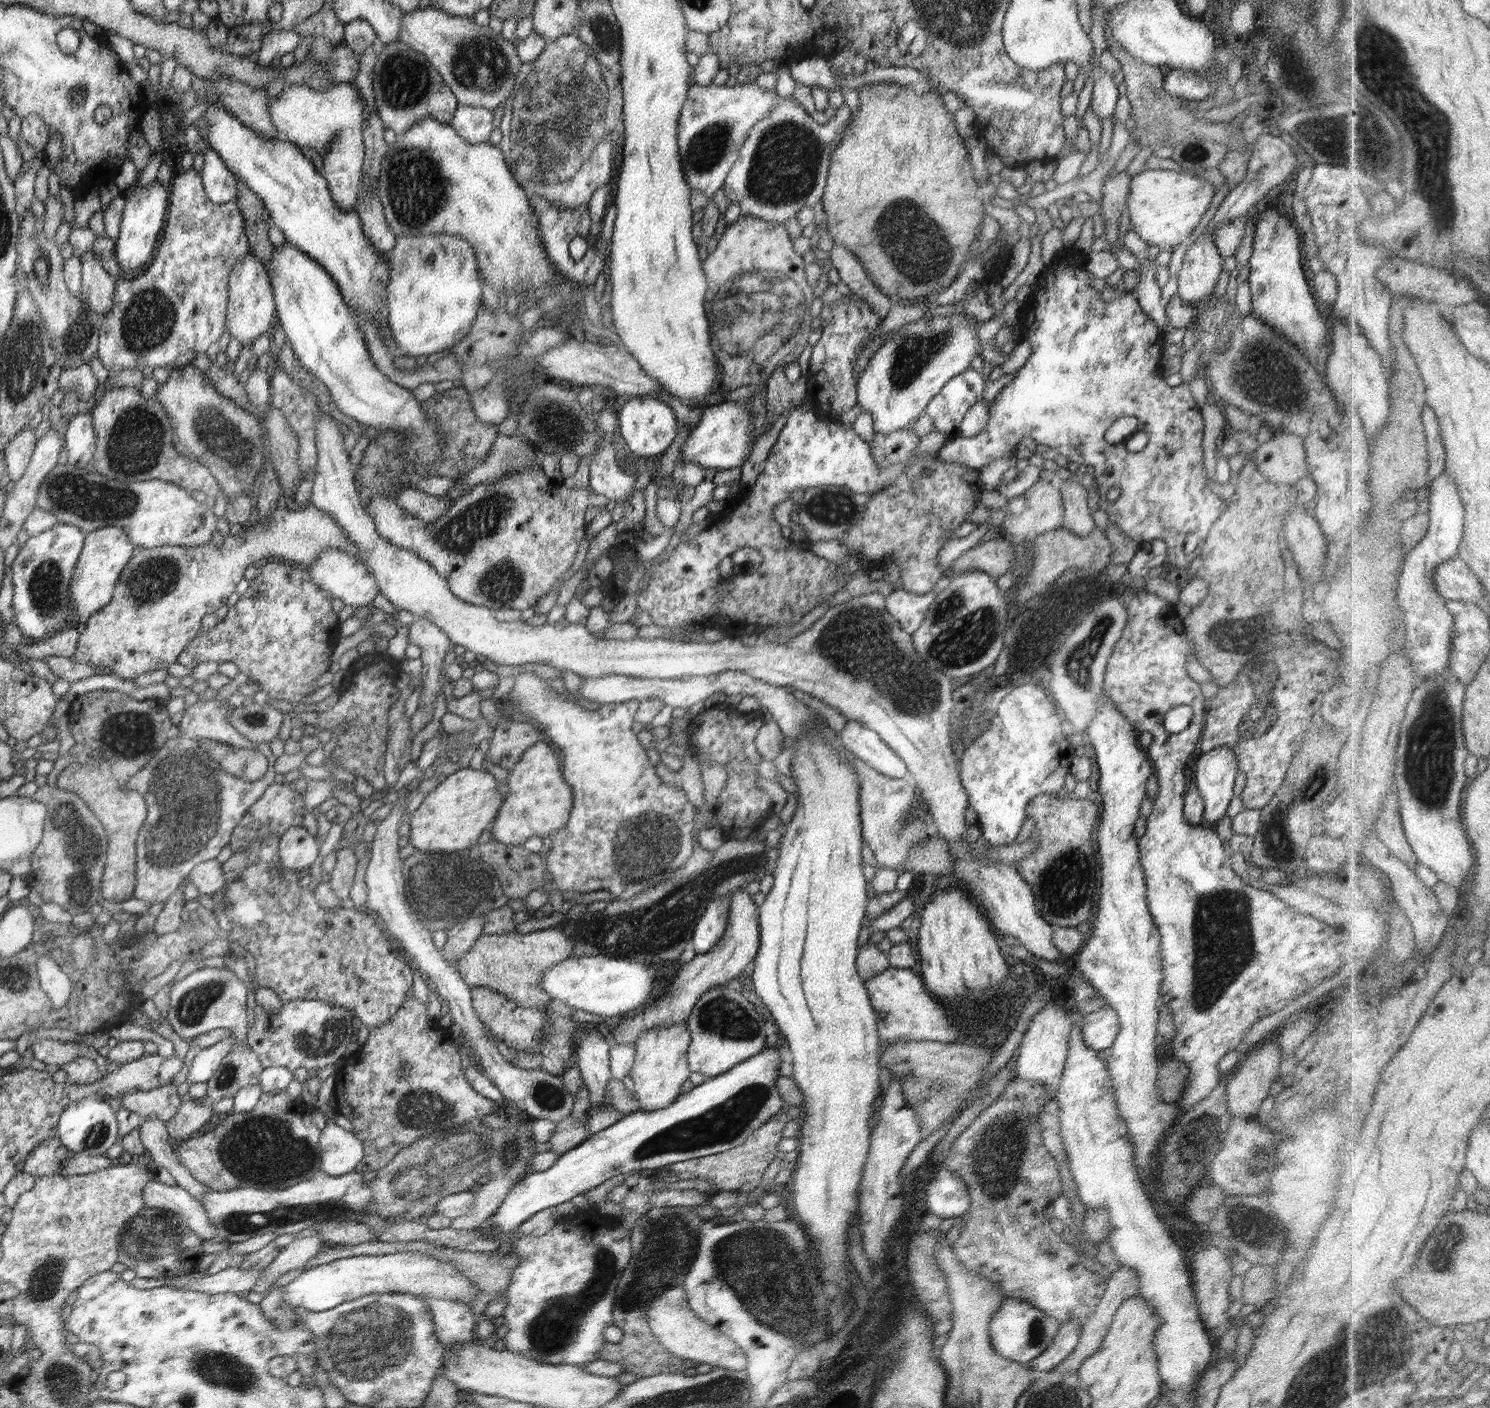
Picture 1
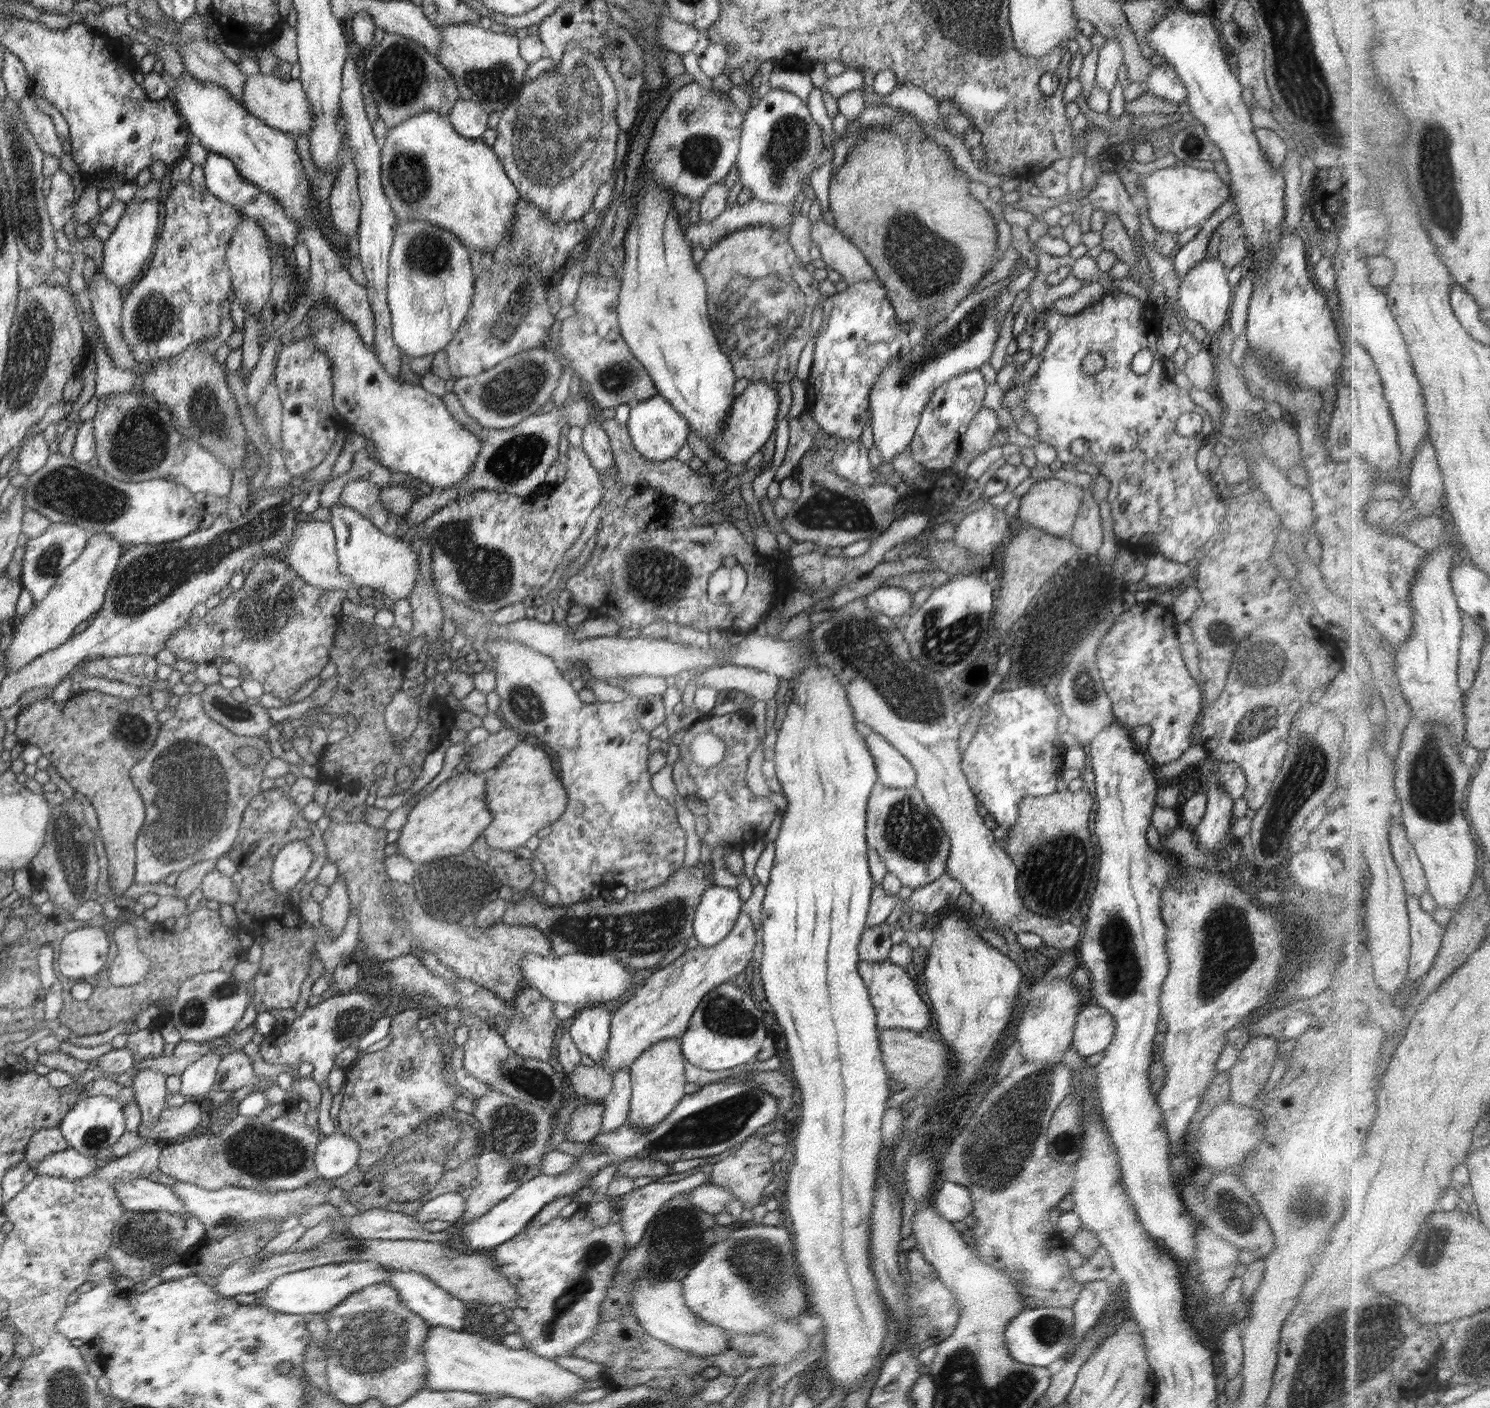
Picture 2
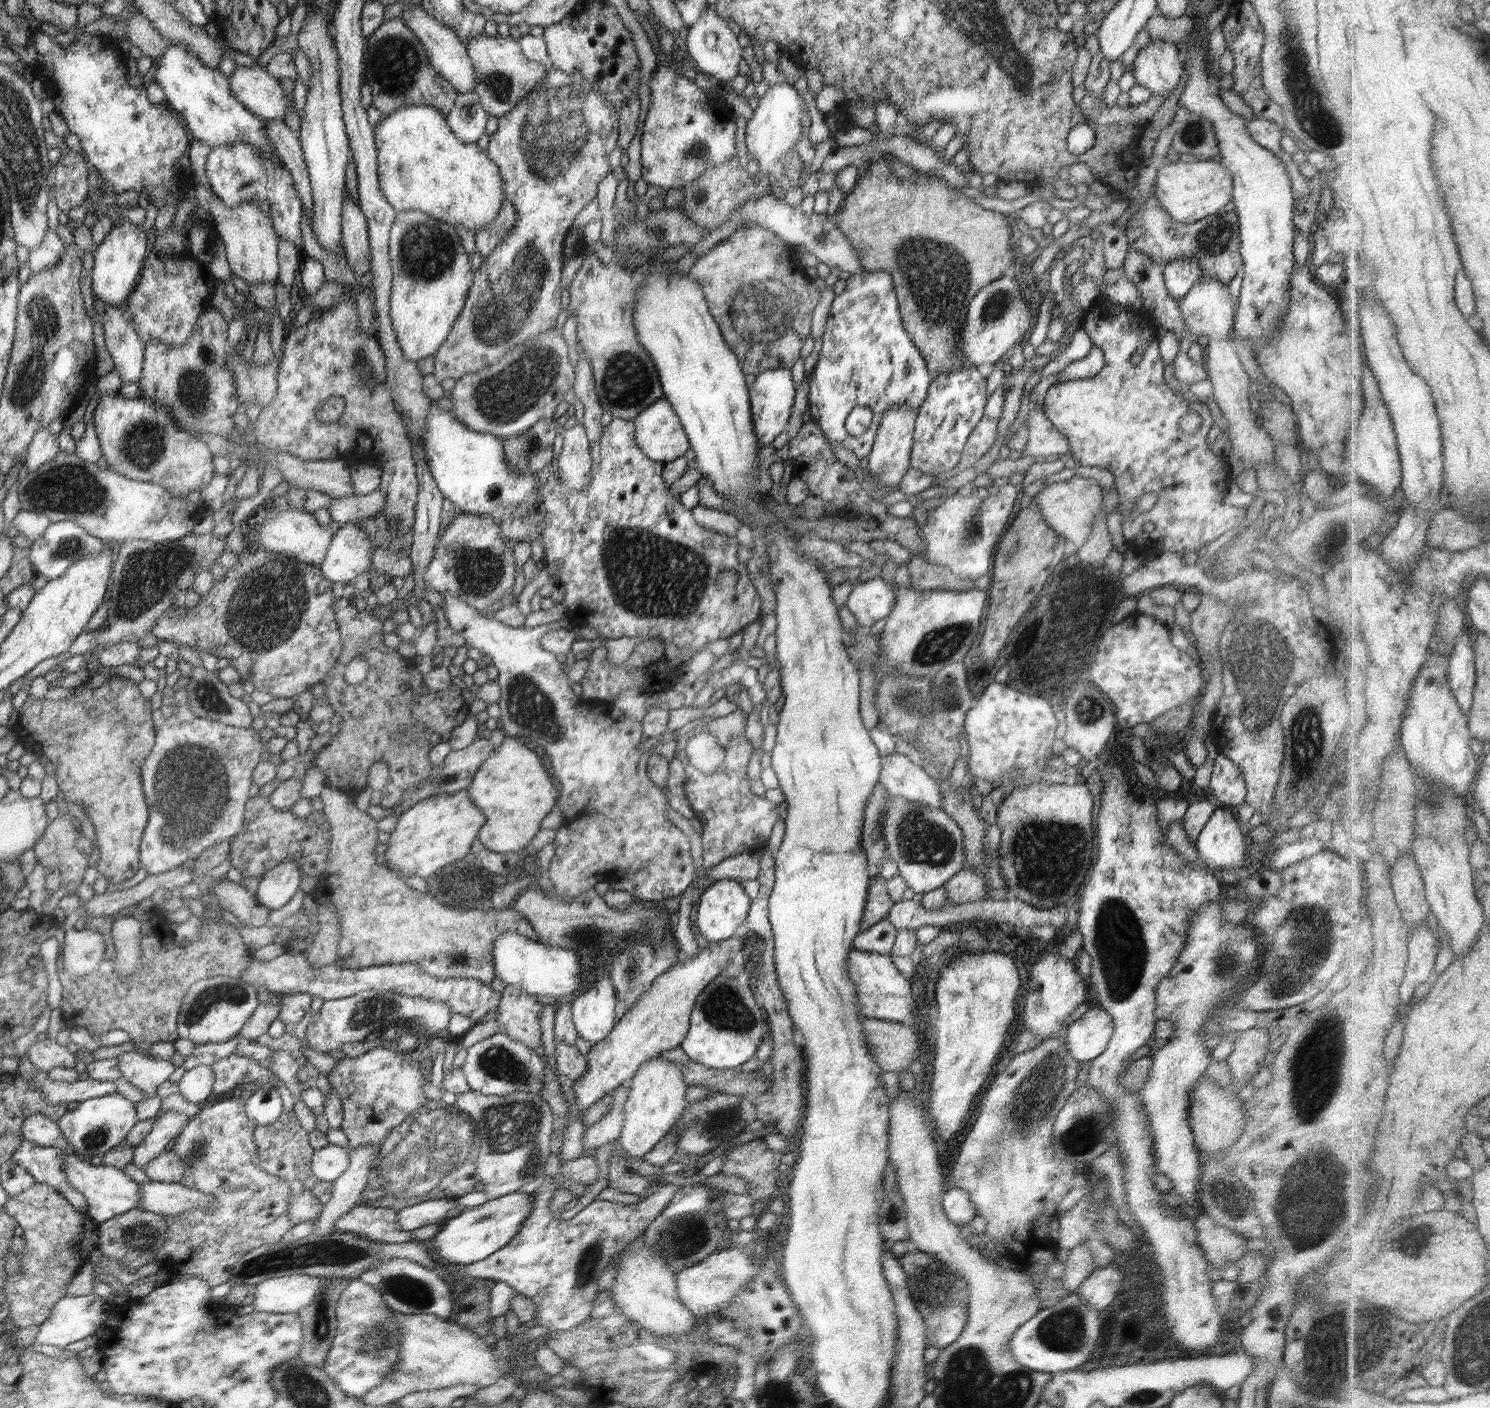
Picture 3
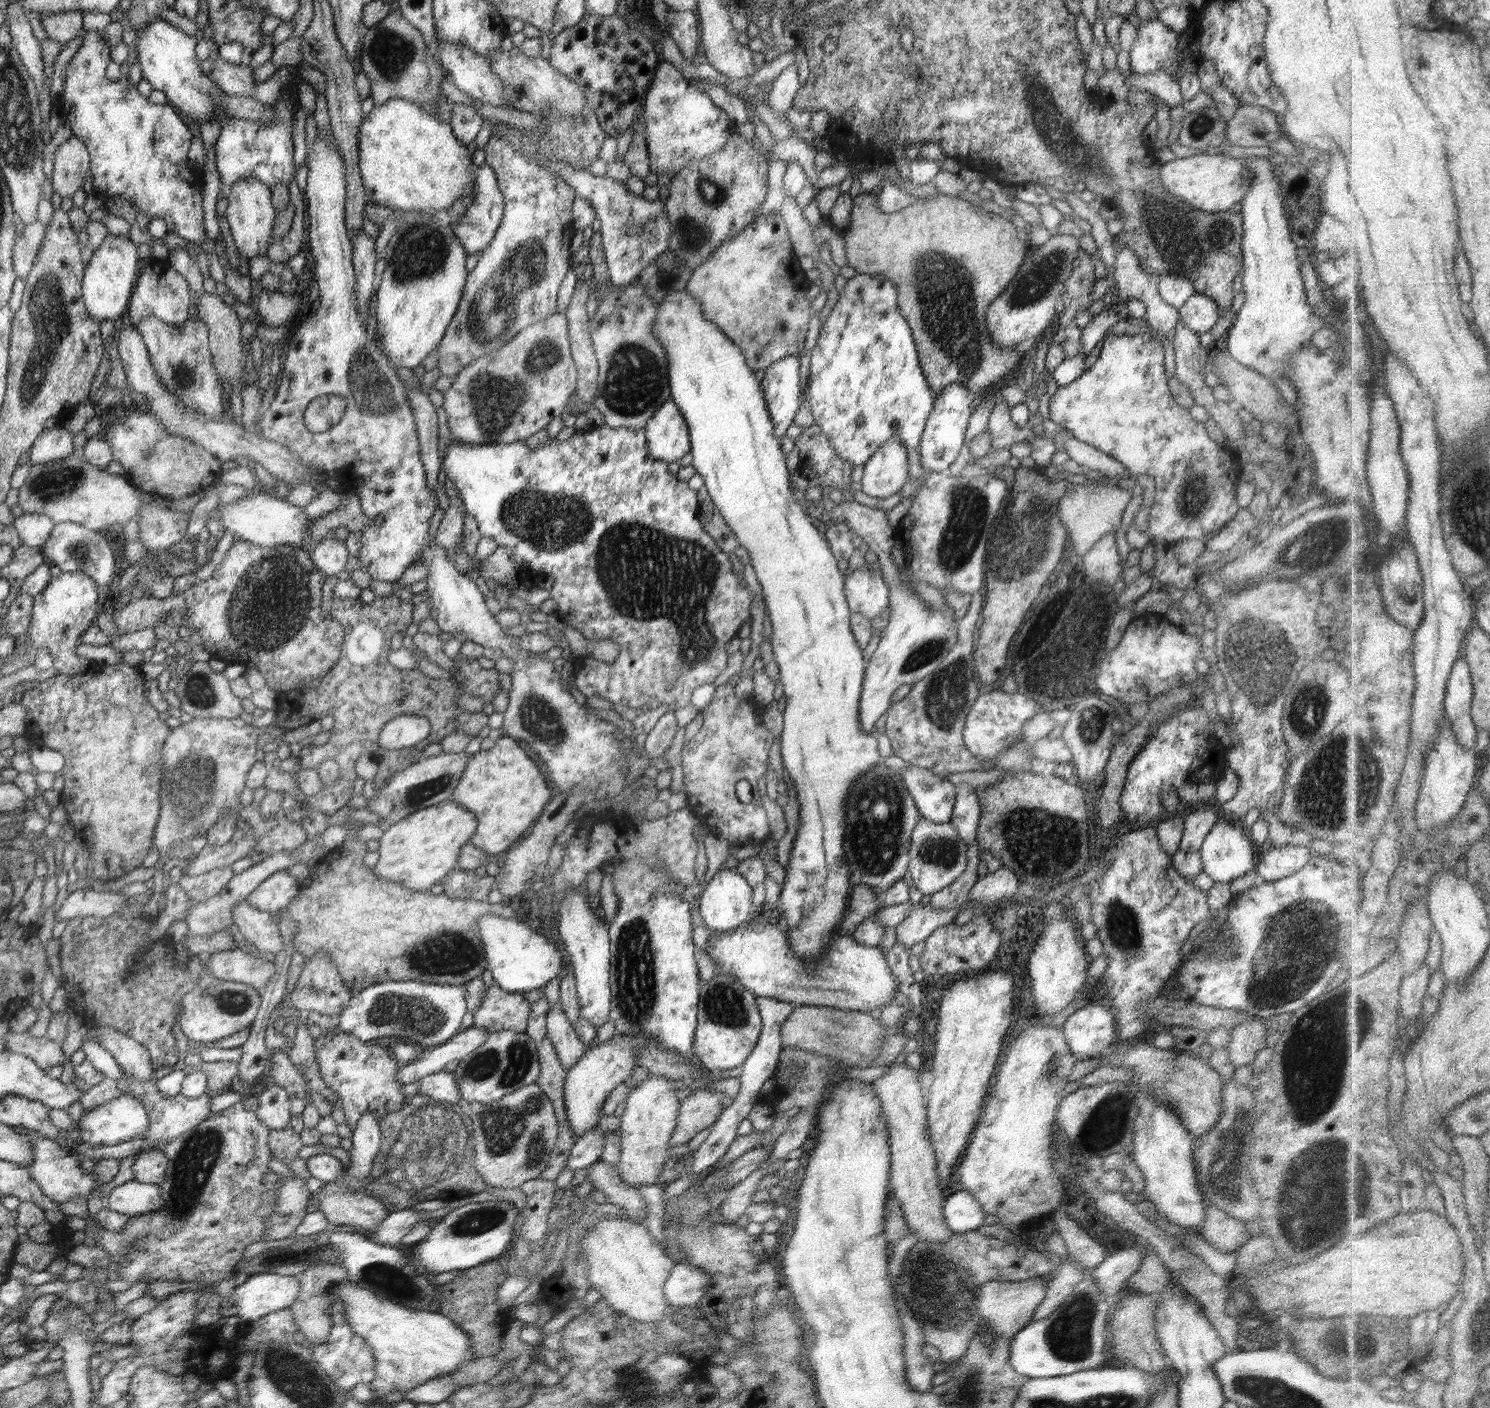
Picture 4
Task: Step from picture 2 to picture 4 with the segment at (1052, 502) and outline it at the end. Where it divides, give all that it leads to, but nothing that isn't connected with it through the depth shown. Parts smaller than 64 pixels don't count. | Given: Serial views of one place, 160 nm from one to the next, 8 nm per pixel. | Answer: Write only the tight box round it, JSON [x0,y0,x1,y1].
[1057,481,1132,555]

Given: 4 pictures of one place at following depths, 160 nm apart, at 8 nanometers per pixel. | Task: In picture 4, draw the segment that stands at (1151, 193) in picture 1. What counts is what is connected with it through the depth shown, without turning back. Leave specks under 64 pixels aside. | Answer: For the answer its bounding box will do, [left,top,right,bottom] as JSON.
[1159,151,1254,213]

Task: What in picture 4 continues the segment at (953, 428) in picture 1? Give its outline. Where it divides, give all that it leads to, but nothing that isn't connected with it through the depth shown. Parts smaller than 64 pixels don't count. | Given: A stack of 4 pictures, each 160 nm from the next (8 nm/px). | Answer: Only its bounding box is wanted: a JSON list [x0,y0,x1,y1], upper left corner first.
[918,384,977,472]

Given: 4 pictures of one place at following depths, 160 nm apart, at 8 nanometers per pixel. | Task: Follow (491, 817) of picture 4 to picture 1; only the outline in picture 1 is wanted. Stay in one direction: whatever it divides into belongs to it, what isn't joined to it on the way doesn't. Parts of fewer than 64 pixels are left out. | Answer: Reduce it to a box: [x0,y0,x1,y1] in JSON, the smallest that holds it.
[490,739,572,847]

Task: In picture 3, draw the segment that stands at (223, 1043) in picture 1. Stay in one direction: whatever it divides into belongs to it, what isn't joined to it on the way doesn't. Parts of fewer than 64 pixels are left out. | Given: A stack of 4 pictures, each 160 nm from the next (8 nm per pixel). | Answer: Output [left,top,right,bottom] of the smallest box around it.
[178,1066,217,1104]

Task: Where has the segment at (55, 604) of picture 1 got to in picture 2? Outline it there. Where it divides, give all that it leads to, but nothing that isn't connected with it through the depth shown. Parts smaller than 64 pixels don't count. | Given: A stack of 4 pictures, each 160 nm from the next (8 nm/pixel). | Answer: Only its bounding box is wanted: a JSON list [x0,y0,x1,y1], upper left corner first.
[22,523,91,604]

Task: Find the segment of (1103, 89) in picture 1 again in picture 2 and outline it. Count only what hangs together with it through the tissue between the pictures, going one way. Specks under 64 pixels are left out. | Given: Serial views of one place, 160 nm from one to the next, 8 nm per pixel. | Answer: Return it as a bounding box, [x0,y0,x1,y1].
[1095,38,1122,92]

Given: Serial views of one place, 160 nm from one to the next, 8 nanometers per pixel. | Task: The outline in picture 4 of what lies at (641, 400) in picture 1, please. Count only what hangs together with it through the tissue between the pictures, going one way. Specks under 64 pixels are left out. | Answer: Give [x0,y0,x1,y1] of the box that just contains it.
[645,398,690,462]

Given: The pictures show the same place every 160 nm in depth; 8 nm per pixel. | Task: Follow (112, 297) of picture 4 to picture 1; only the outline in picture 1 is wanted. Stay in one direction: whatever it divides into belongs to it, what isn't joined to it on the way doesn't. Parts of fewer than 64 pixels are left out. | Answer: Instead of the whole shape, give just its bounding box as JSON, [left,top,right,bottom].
[115,180,168,273]

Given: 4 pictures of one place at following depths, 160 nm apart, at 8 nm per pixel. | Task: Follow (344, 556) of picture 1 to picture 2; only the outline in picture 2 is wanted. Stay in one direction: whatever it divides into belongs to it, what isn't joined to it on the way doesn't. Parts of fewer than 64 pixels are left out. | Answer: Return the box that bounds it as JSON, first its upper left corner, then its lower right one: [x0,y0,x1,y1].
[278,516,351,592]

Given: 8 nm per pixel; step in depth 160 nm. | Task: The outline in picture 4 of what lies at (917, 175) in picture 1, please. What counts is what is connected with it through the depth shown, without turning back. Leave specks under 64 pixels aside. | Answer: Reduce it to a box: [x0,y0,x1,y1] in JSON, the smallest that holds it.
[842,191,1031,402]

